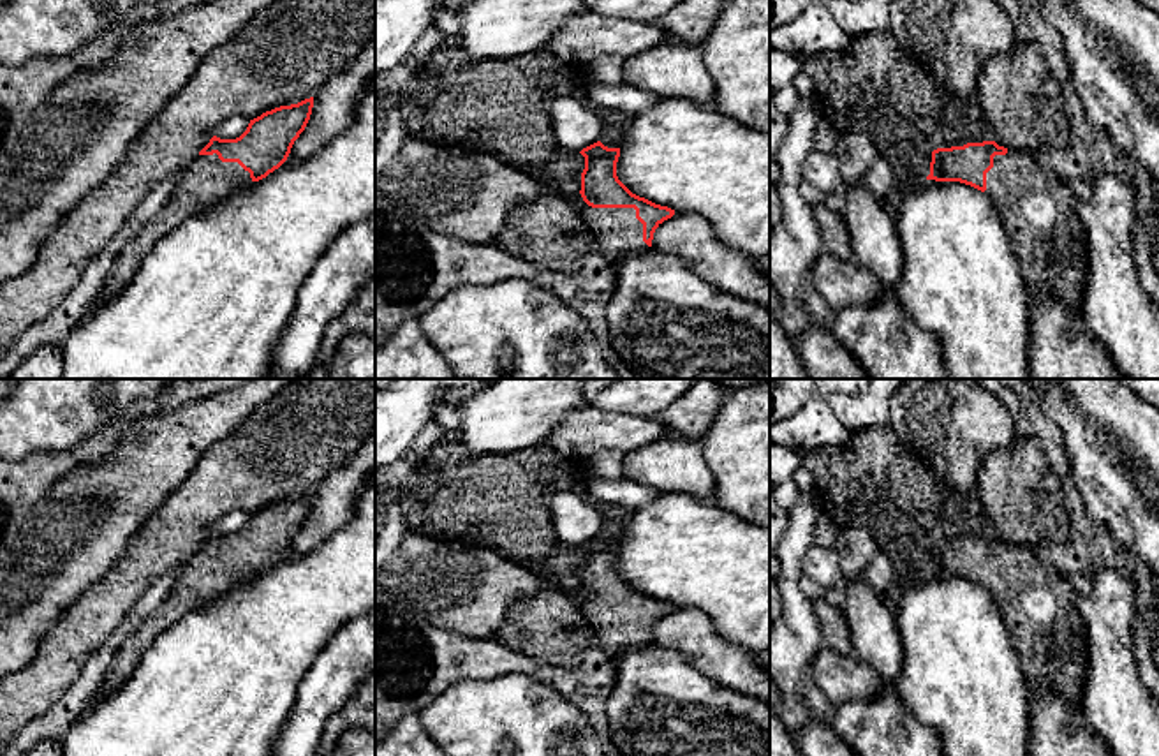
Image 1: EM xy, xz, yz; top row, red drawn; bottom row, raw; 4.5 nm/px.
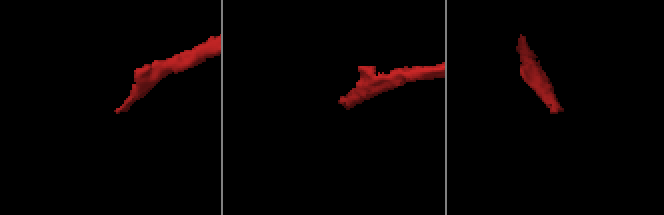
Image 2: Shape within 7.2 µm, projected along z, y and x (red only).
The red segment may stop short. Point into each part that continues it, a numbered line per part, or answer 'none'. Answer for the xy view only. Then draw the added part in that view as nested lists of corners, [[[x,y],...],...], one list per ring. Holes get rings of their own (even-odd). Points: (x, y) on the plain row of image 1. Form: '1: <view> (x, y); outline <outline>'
1: xy (198, 582); outline [[[217,548],[197,550],[188,560],[173,567],[171,574],[174,587],[164,604],[116,649],[102,693],[127,682],[151,641],[185,613],[211,604],[252,576],[250,567],[238,557],[222,557]]]

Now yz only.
1: yz (1038, 607); outline [[[1008,545],[993,552],[985,589],[1000,610],[1030,694],[1037,689],[1057,691],[1083,712],[1089,654],[1085,622],[1076,610],[1078,585],[1045,566],[1037,550]]]

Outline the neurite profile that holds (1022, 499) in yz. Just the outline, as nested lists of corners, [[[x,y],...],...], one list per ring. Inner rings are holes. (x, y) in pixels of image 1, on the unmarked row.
[[[1015,437],[1009,446],[997,448],[985,455],[976,479],[985,515],[999,541],[1023,545],[1034,550],[1043,543],[1055,550],[1066,545],[1069,536],[1069,518],[1062,490],[1036,437]]]

